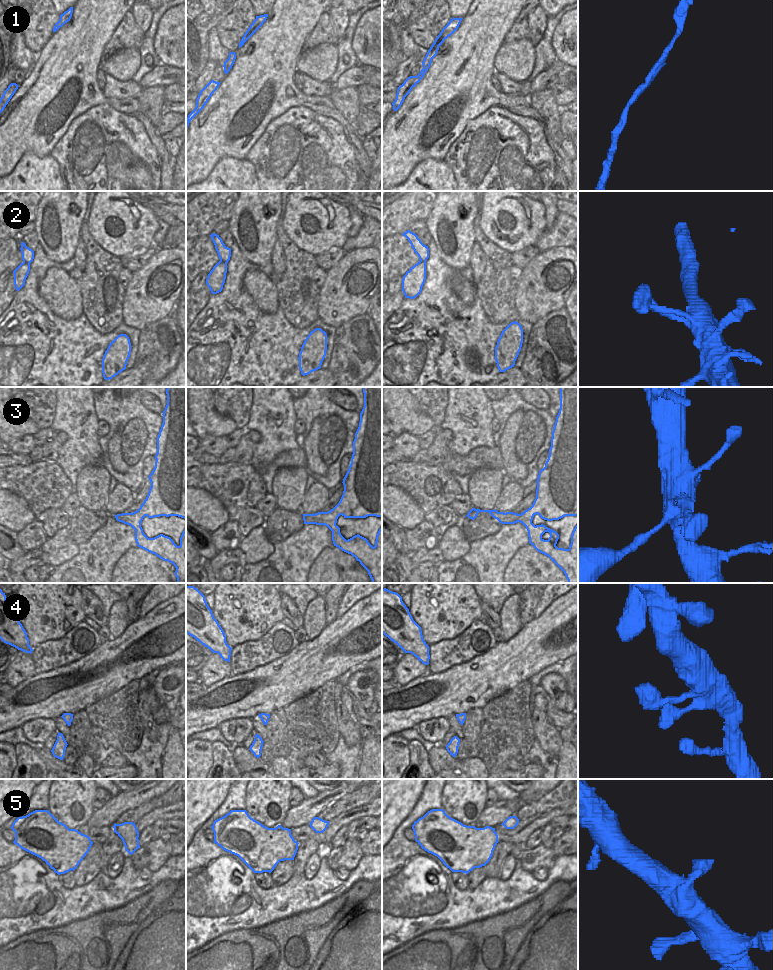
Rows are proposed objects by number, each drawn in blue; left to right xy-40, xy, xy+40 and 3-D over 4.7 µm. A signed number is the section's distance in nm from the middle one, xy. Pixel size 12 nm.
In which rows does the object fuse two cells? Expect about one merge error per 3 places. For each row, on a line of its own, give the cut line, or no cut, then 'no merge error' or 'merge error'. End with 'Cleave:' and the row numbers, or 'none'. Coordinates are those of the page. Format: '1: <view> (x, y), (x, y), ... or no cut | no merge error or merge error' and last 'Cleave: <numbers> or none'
1: no cut | no merge error
2: no cut | no merge error
3: no cut | no merge error
4: no cut | no merge error
5: no cut | no merge error
Cleave: none

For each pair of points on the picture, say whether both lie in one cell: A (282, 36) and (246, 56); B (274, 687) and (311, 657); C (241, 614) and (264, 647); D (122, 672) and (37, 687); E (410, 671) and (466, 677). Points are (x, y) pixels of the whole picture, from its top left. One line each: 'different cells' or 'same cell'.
A: same cell
B: same cell
C: different cells
D: same cell
E: different cells

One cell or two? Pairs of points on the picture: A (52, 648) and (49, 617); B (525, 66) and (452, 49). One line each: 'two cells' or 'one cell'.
A: two cells
B: two cells

